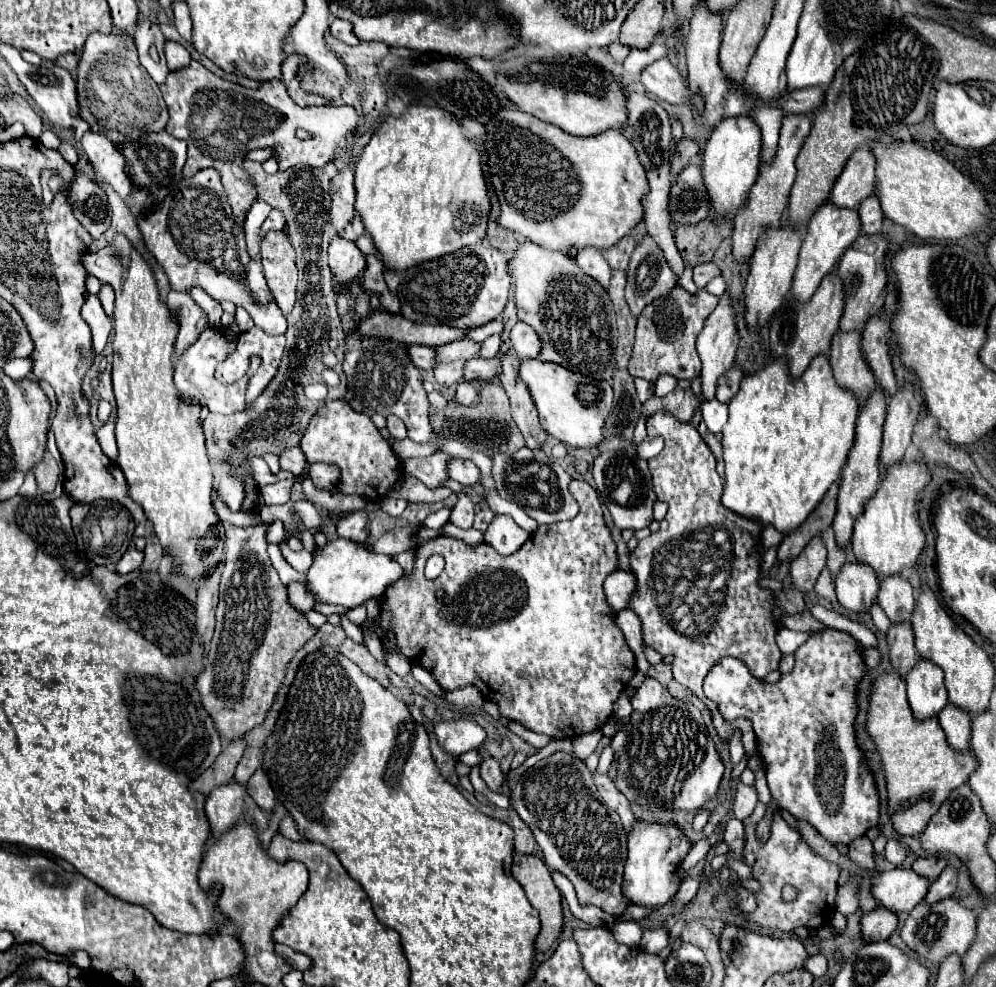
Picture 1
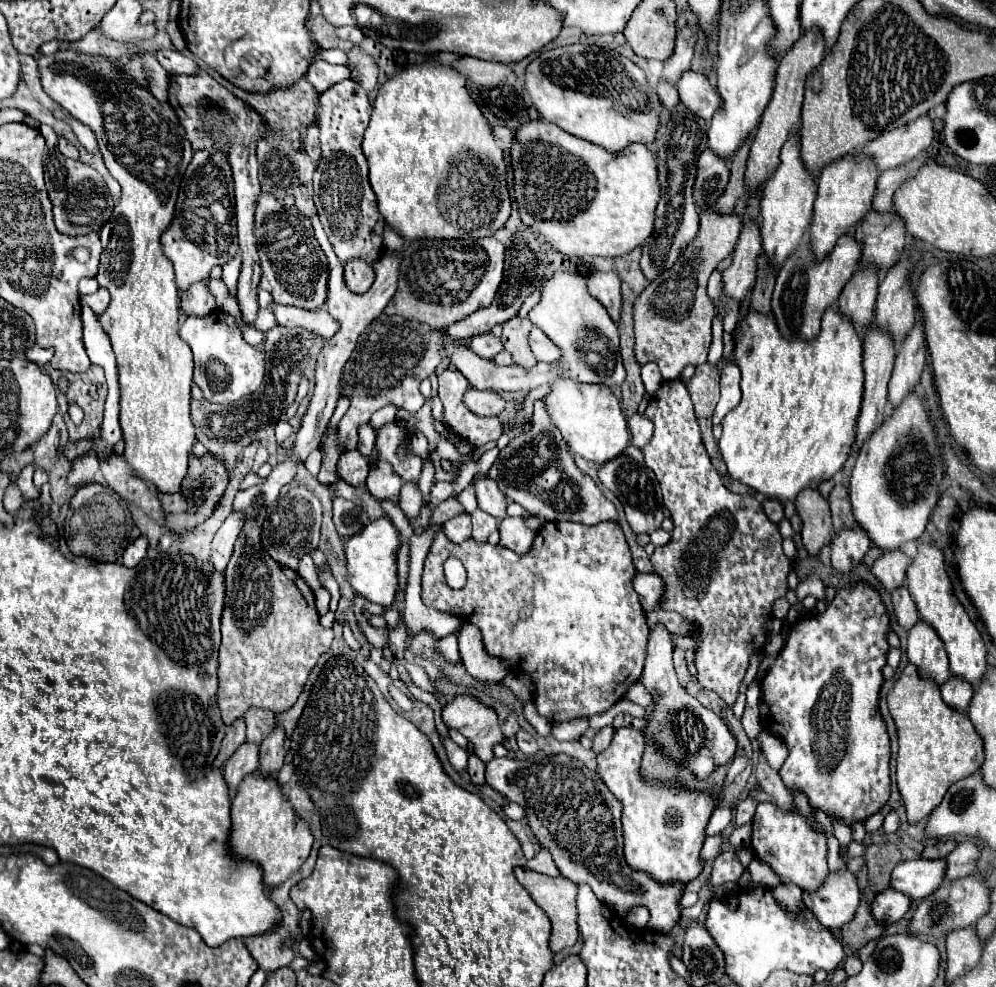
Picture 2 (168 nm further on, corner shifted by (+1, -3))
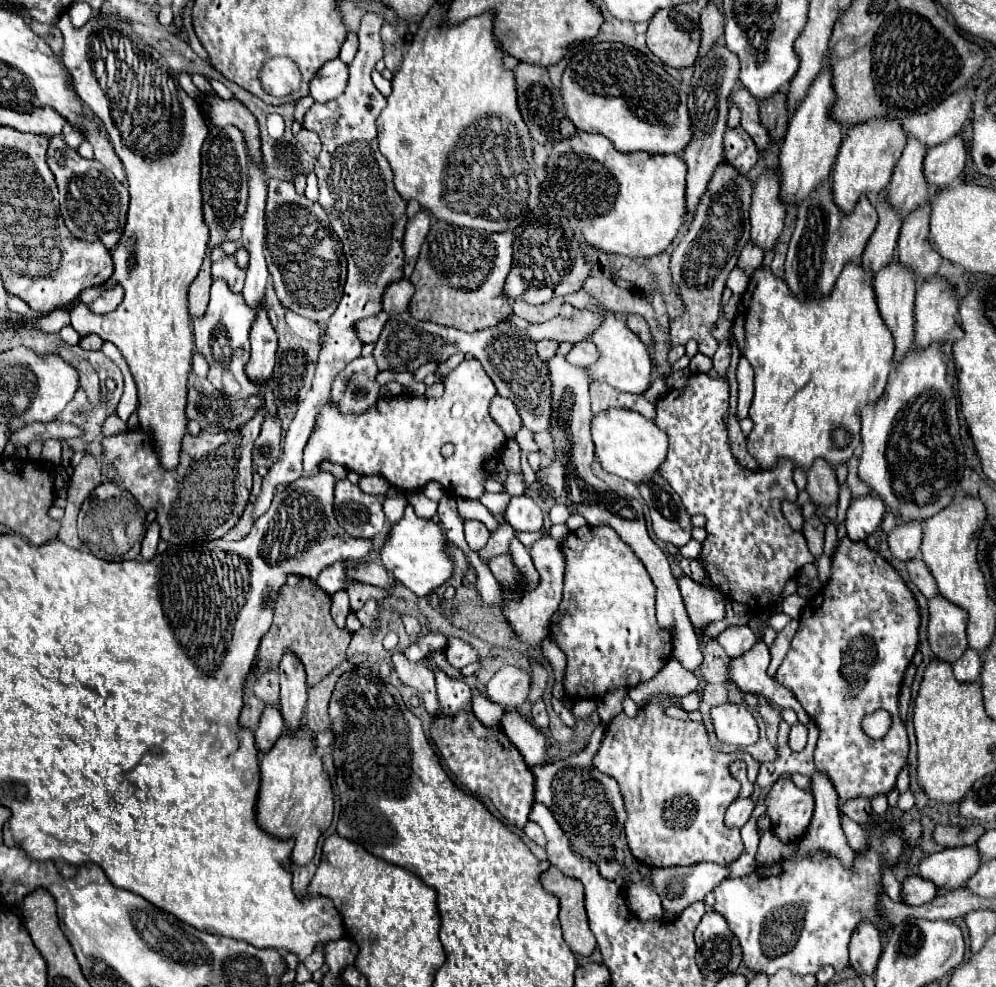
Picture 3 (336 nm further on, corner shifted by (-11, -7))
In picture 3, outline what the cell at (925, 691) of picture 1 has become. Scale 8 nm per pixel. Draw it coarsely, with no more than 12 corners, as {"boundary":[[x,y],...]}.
{"boundary":[[940,598],[928,602],[932,652],[956,662],[968,646],[968,614]]}

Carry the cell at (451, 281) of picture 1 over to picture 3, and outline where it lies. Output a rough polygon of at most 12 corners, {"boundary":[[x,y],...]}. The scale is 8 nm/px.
{"boundary":[[432,224],[410,314],[464,332],[510,318],[512,230]]}

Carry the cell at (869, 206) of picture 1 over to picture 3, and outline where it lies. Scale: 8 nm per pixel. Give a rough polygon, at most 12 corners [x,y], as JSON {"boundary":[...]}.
{"boundary":[[960,134],[928,150],[930,186],[948,186],[966,164]]}

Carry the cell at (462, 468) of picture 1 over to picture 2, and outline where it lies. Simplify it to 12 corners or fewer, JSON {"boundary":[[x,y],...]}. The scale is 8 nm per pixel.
{"boundary":[[488,476],[474,478],[478,506],[506,516],[506,496]]}

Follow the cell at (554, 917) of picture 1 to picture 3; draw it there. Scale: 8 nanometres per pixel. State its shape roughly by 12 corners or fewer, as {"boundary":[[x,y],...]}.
{"boundary":[[556,866],[542,876],[560,898],[560,926],[578,956],[590,956],[596,938],[584,910],[580,880]]}

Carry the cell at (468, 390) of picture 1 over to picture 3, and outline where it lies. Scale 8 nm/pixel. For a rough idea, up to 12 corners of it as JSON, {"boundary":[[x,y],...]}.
{"boundary":[[496,396],[492,418],[512,440],[522,428],[522,418],[510,398]]}

